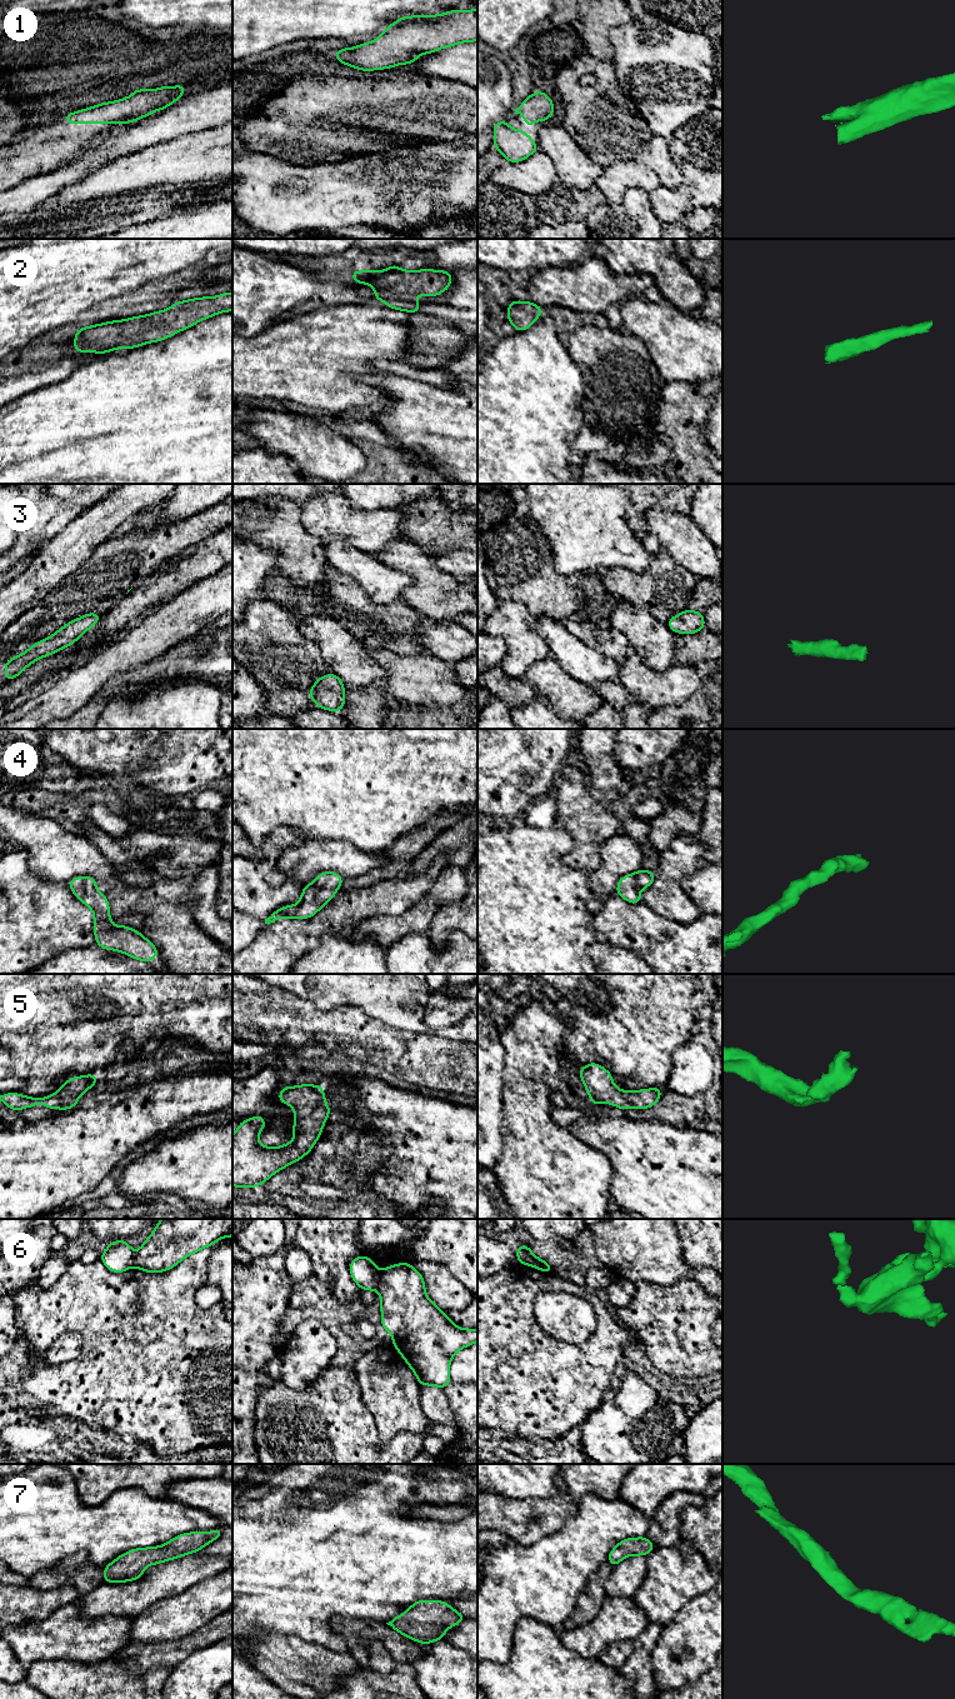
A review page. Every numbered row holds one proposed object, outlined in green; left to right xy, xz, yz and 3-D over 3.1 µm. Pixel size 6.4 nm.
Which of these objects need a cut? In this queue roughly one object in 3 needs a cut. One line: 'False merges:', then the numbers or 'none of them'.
False merges: 6

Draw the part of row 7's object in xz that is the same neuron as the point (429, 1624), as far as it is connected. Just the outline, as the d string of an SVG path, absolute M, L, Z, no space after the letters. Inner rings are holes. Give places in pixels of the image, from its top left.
M416 1600L406 1611L386 1623L409 1639L429 1645L442 1640L445 1631L465 1619L441 1600Z

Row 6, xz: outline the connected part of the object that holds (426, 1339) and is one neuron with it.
M409 1263L390 1265L379 1271L376 1291L381 1298L381 1326L392 1336L392 1345L415 1373L420 1386L445 1388L451 1378L452 1356L478 1341L478 1329L456 1326L425 1293L422 1275Z

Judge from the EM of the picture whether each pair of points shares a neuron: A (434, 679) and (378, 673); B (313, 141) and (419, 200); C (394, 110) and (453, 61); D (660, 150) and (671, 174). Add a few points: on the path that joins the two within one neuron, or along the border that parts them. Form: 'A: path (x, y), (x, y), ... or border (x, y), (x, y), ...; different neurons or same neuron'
A: border (369, 650), (373, 659), (385, 671), (383, 683); different neurons
B: border (375, 151), (318, 164); different neurons
C: border (415, 73), (450, 79), (461, 84); different neurons
D: path (660, 156), (665, 168); same neuron

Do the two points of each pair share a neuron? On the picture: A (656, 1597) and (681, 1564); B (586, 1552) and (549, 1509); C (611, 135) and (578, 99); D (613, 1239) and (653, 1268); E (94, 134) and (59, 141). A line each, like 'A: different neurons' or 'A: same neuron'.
A: same neuron
B: different neurons
C: same neuron
D: same neuron
E: same neuron

